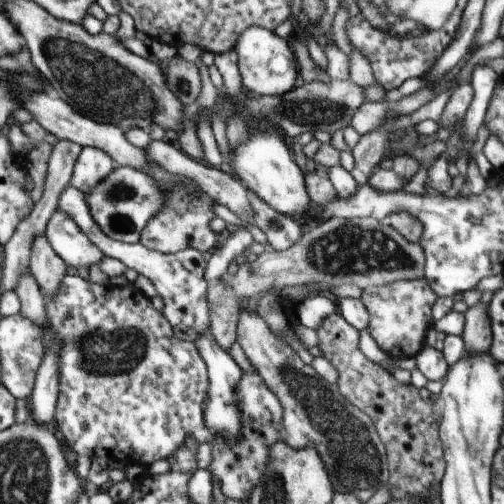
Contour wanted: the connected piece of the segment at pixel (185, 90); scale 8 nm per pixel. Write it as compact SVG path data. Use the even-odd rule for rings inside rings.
M175 56L168 62L165 80L182 104L194 103L201 91L201 79L196 64L186 62L182 57Z

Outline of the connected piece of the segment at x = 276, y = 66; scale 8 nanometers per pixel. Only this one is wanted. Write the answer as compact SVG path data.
M255 25L246 28L246 31L238 36L234 50L237 53L237 66L245 90L262 96L276 95L280 98L301 82L299 72L296 71L296 60L288 42L277 36L274 31Z

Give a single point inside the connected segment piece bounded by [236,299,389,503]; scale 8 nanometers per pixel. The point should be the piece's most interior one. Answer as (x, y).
(314, 413)

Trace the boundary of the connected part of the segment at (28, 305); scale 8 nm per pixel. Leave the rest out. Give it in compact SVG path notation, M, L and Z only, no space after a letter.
M26 271L19 277L13 292L21 300L21 313L38 325L47 325L45 322L46 297L33 275Z

